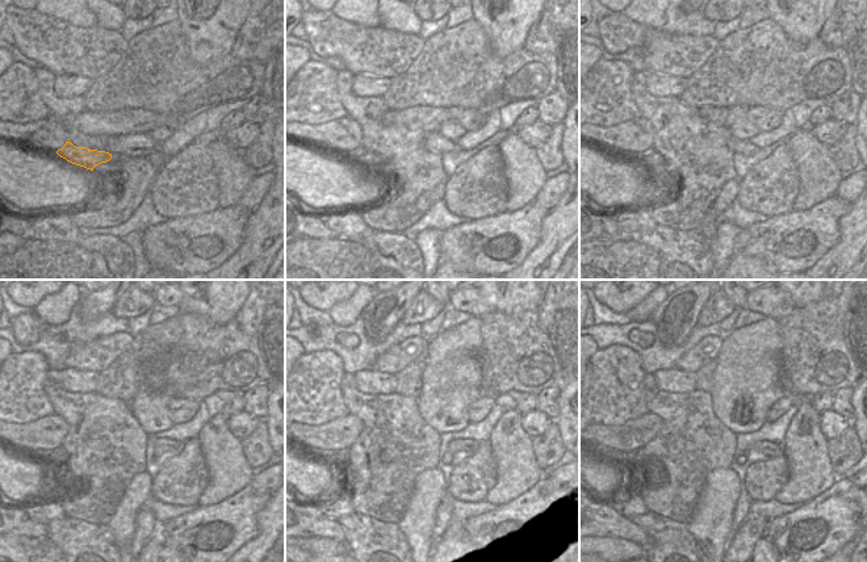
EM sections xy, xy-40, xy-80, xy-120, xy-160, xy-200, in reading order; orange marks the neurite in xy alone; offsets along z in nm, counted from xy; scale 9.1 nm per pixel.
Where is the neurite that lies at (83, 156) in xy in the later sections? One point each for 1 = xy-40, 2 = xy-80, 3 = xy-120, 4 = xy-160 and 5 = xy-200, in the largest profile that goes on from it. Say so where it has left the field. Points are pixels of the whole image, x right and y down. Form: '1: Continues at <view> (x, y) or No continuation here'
1: Continues at xy-40 (361, 155)
2: Continues at xy-80 (652, 159)
3: Continues at xy-120 (58, 456)
4: Continues at xy-160 (338, 454)
5: Continues at xy-200 (614, 454)

